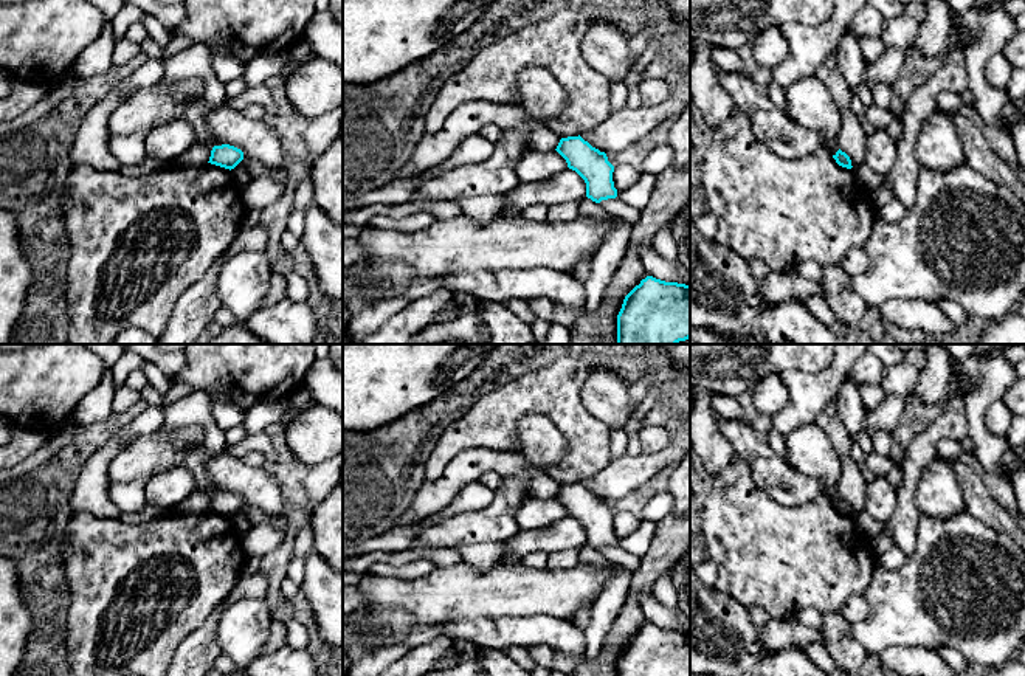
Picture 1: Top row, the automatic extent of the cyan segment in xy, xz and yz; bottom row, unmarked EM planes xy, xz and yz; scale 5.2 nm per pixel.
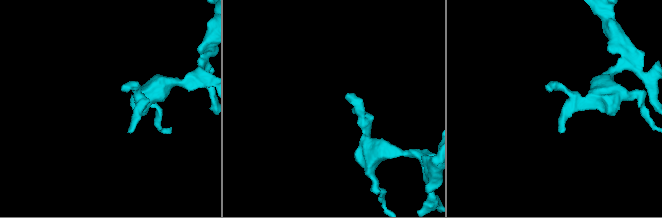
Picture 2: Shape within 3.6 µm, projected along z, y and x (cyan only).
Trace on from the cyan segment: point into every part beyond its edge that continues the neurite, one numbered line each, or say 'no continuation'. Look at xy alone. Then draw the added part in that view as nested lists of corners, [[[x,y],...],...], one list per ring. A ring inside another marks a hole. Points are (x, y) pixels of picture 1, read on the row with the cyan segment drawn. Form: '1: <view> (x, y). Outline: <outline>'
no continuation

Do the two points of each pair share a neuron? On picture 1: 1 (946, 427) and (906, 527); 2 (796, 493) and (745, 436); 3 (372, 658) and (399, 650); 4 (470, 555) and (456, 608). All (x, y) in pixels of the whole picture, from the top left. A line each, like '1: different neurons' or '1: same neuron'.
1: same neuron
2: same neuron
3: same neuron
4: different neurons

